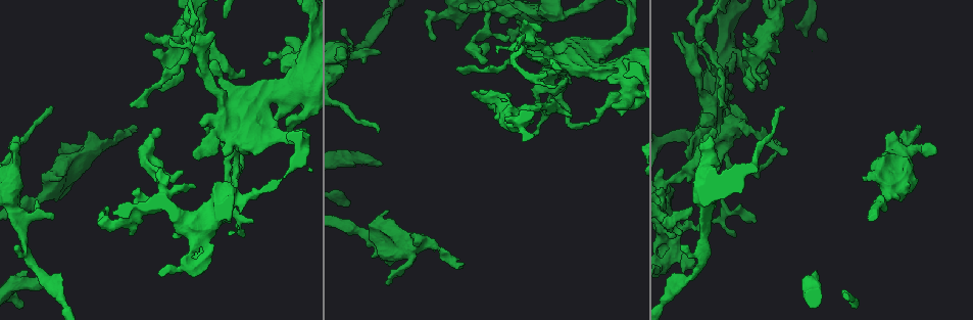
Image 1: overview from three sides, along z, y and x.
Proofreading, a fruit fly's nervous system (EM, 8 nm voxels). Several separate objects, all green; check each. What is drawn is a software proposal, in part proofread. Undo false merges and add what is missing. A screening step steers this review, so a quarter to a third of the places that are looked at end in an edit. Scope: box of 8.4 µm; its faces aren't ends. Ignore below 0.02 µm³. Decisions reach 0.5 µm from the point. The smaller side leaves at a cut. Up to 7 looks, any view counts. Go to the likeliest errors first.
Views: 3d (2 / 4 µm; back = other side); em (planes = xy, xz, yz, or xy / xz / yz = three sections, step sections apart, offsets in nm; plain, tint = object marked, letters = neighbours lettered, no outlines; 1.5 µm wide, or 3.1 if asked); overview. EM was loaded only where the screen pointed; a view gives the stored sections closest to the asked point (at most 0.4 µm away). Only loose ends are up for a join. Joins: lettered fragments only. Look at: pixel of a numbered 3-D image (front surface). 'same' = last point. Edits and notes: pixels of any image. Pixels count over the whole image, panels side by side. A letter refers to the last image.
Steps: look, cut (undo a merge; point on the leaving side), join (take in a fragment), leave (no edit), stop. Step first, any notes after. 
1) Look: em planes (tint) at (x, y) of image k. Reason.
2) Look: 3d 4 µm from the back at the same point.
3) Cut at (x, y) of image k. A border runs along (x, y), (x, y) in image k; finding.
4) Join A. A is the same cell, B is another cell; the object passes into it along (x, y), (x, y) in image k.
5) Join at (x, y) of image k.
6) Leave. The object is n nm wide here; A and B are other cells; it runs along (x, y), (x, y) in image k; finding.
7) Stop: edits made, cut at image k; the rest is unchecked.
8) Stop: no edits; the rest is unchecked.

Look: 3d 2 µm at (380, 163) of image 1. An open end.

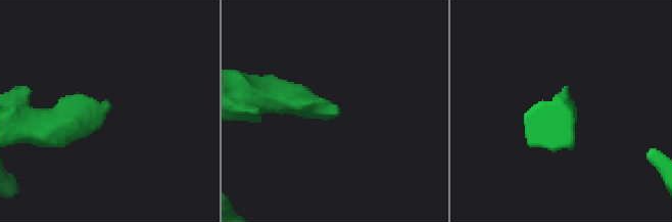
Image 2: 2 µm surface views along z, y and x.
Look: em xz step 8 (tint) at (335, 115) of image 2.

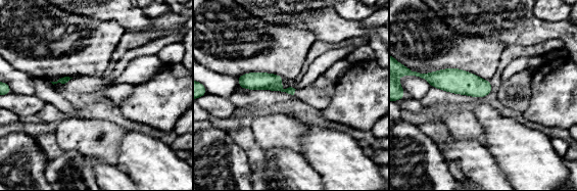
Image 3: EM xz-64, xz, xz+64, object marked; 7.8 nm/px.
Look: em planes (letters) at the same point. Another direction.

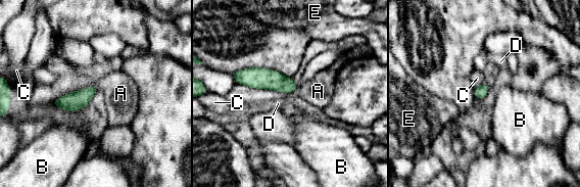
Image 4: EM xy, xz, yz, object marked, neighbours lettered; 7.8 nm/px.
Join A. The longest contact is with C, 90 nm; A is the same cell, B, C, D and E are other cells; the neuron continues.

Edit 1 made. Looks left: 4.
Look: overview.

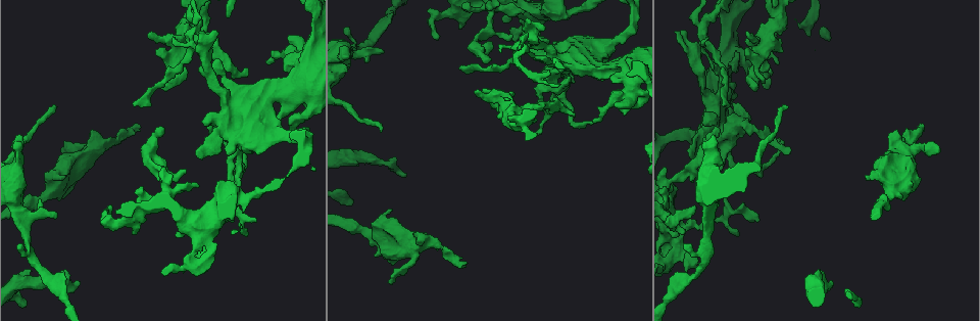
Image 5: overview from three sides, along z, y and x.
Look: em planes (letters) at (392, 283) of image 5. Free end.

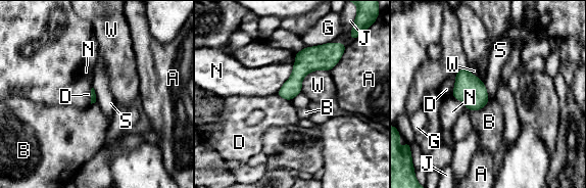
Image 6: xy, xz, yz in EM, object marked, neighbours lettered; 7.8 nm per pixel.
Leave. The longest contact is with N, 340 nm; A, B, D, G, J, N, S and W are other cells; none of them fits.

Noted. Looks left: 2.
Stop: edits made, join at image 4; the rest is unchecked.

